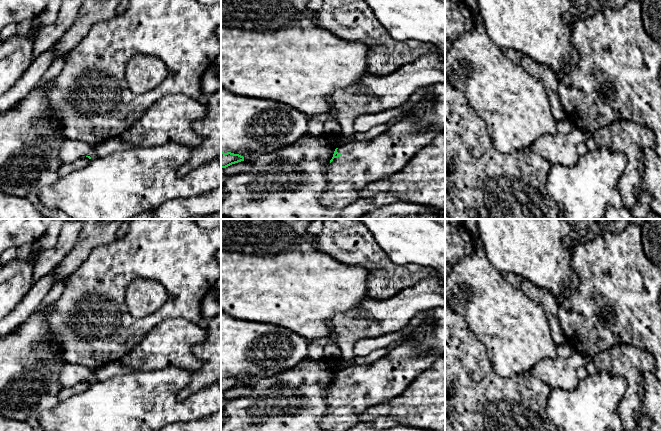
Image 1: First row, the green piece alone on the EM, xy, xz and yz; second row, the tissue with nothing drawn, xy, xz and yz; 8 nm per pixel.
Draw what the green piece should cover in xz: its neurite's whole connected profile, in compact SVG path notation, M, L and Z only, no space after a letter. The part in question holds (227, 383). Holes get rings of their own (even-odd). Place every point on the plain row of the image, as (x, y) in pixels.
M221 376L221 392L226 392L241 385L244 385L244 381L239 378Z

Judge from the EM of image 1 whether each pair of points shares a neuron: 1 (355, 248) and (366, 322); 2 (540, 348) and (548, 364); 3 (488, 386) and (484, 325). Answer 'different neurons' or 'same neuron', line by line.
1: different neurons
2: different neurons
3: different neurons

